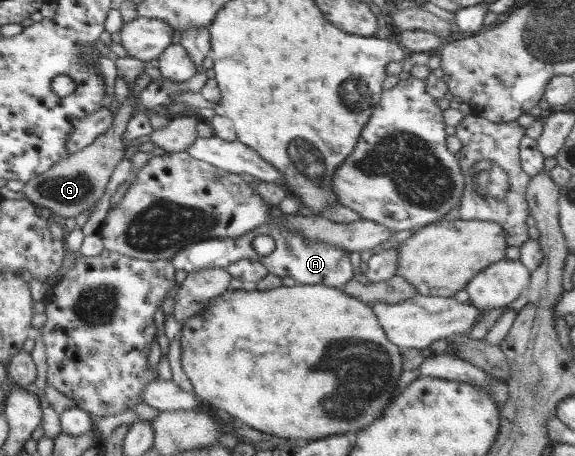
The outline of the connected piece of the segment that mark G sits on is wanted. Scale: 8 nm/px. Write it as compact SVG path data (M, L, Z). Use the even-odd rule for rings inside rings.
M114 57L119 78L125 80L127 88L127 97L125 101L119 105L117 114L109 130L97 136L97 138L86 146L83 150L71 153L65 161L57 162L51 169L37 177L33 177L29 182L25 183L23 192L18 197L22 197L31 201L35 206L48 208L59 216L66 218L76 218L78 214L85 210L93 210L98 200L103 196L109 177L114 169L122 162L125 154L123 144L123 134L127 128L129 118L133 116L133 112L144 112L145 107L140 101L140 96L133 87L137 78L145 74L145 65L143 61L131 57Z

